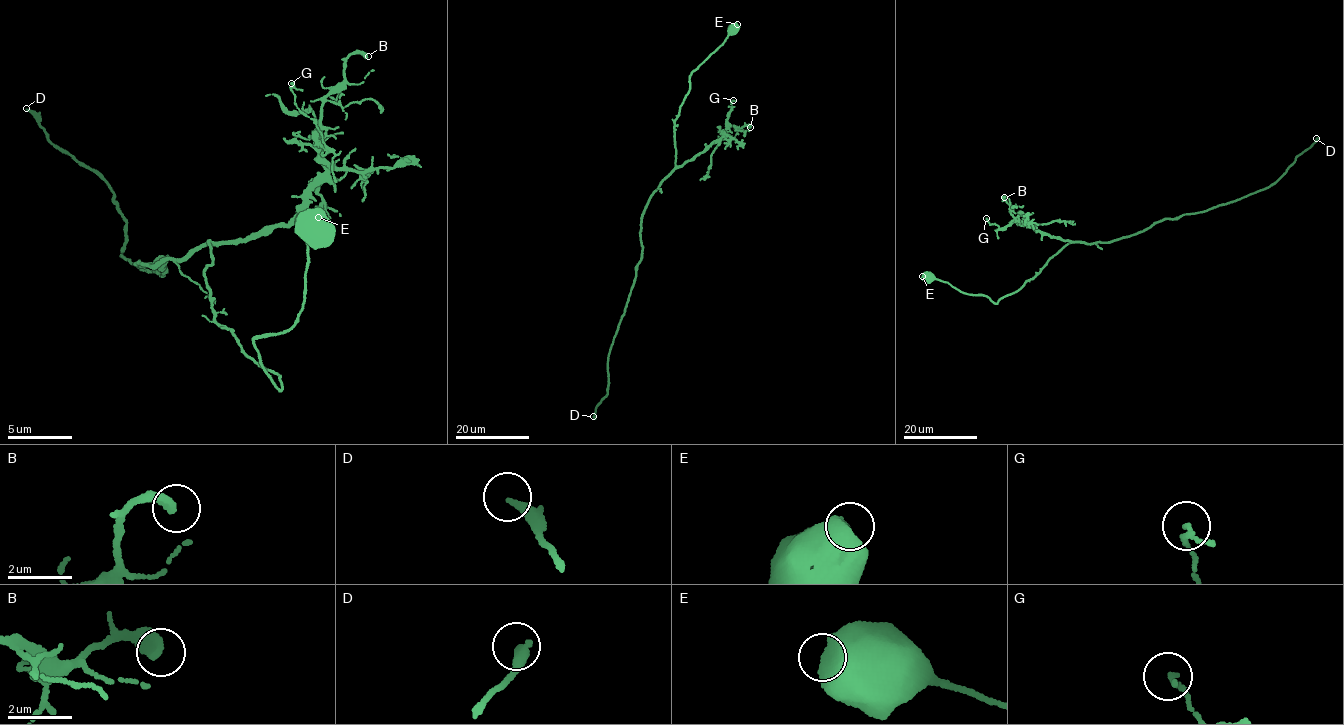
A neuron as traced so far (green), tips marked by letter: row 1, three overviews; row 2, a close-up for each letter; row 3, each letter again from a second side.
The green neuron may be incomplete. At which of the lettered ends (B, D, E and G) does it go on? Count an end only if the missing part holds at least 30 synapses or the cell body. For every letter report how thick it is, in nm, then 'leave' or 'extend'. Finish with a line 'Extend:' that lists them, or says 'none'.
B: 340 nm thick; leave
D: 320 nm thick; extend
E: 900 nm thick; leave
G: 140 nm thick; leave
Extend: D

